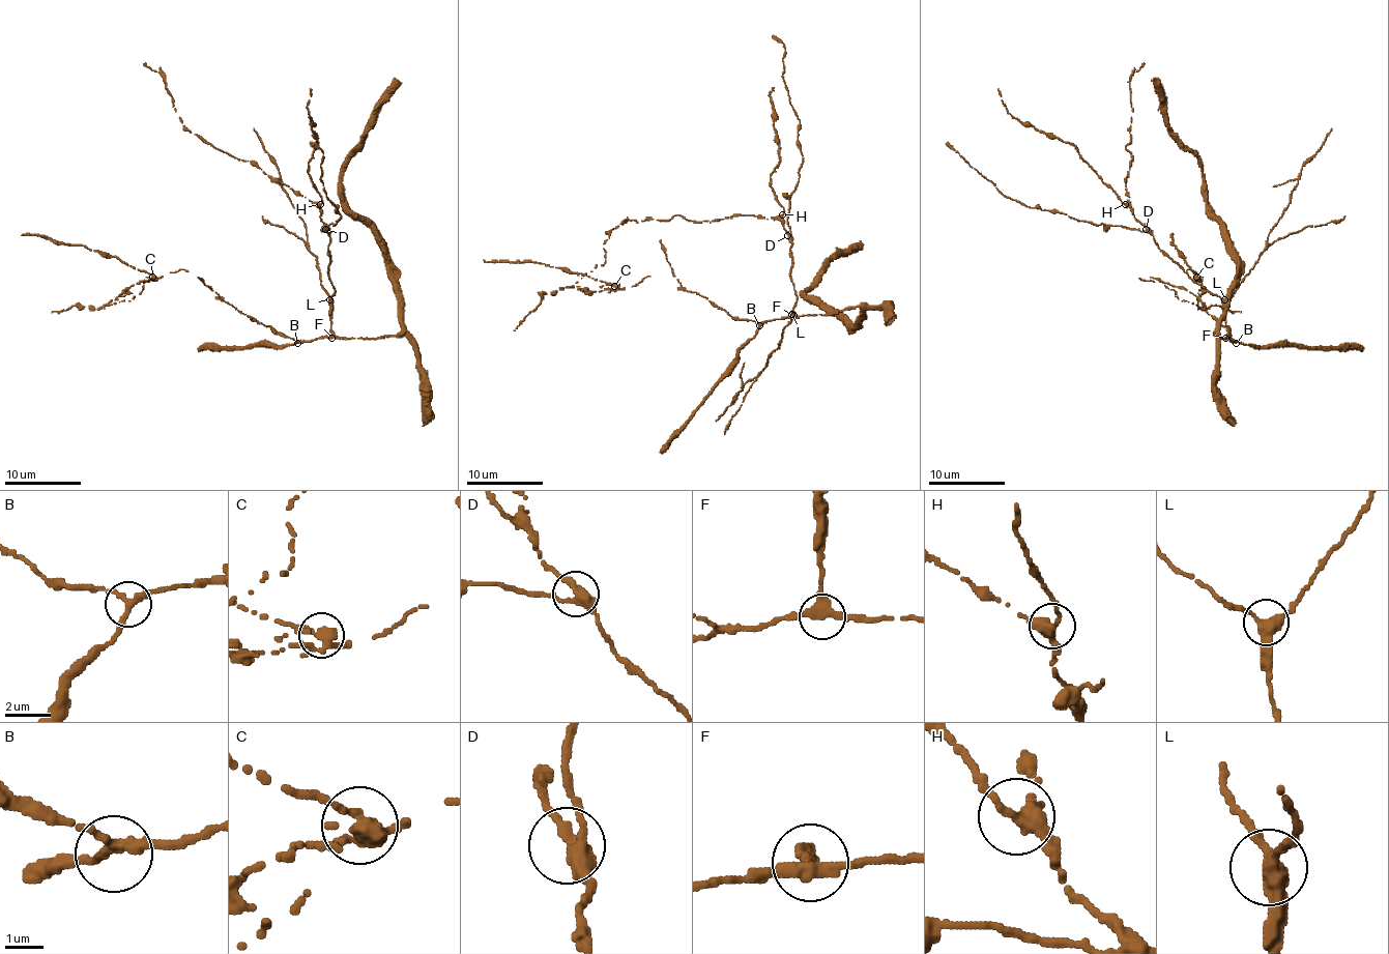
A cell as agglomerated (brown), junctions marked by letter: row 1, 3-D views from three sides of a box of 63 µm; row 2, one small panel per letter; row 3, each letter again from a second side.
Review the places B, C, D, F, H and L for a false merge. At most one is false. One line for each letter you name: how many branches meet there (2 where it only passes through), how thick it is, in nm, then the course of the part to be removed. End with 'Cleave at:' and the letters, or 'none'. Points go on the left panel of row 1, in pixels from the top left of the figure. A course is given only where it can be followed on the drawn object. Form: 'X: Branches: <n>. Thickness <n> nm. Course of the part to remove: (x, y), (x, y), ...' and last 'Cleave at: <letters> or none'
C: Branches: 3. Thickness 320 nm. Course of the part to remove: (152, 277), (125, 288), (109, 304), (129, 301), (143, 290), (143, 280), (150, 279)
Cleave at: C

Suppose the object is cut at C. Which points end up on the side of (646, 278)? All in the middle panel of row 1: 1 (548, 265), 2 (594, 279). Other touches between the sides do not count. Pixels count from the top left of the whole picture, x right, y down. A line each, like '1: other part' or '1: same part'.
1: other part
2: other part

